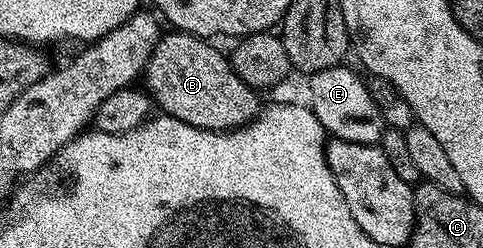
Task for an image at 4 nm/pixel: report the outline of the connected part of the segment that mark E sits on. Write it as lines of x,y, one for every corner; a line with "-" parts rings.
343,64
324,68
324,72
311,74
310,78
313,91
310,109
326,129
327,135
369,146
381,143
384,131
382,113
376,100
372,100
372,92
365,77
362,79
350,64

